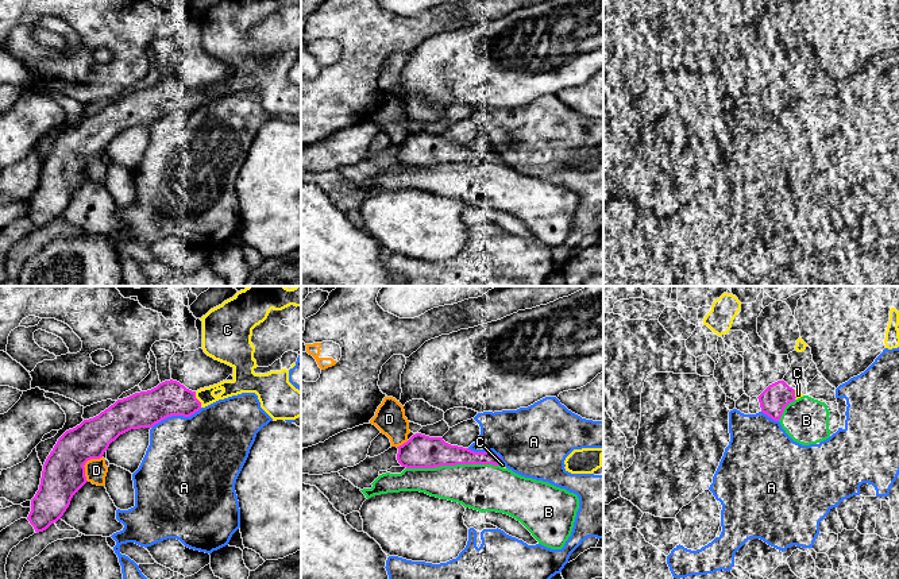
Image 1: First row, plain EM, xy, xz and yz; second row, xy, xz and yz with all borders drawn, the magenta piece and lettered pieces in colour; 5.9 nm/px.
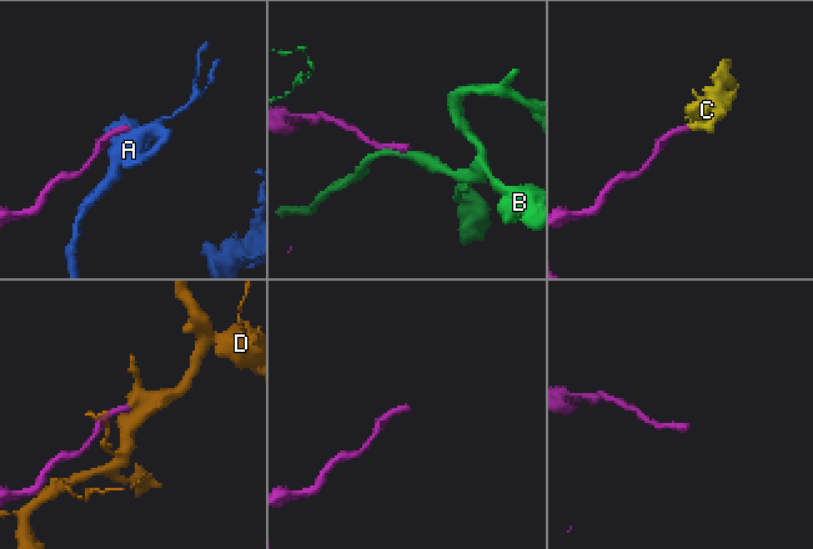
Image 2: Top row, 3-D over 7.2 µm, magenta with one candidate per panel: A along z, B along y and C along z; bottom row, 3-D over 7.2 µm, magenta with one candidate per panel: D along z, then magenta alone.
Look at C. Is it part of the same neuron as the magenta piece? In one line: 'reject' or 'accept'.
accept

